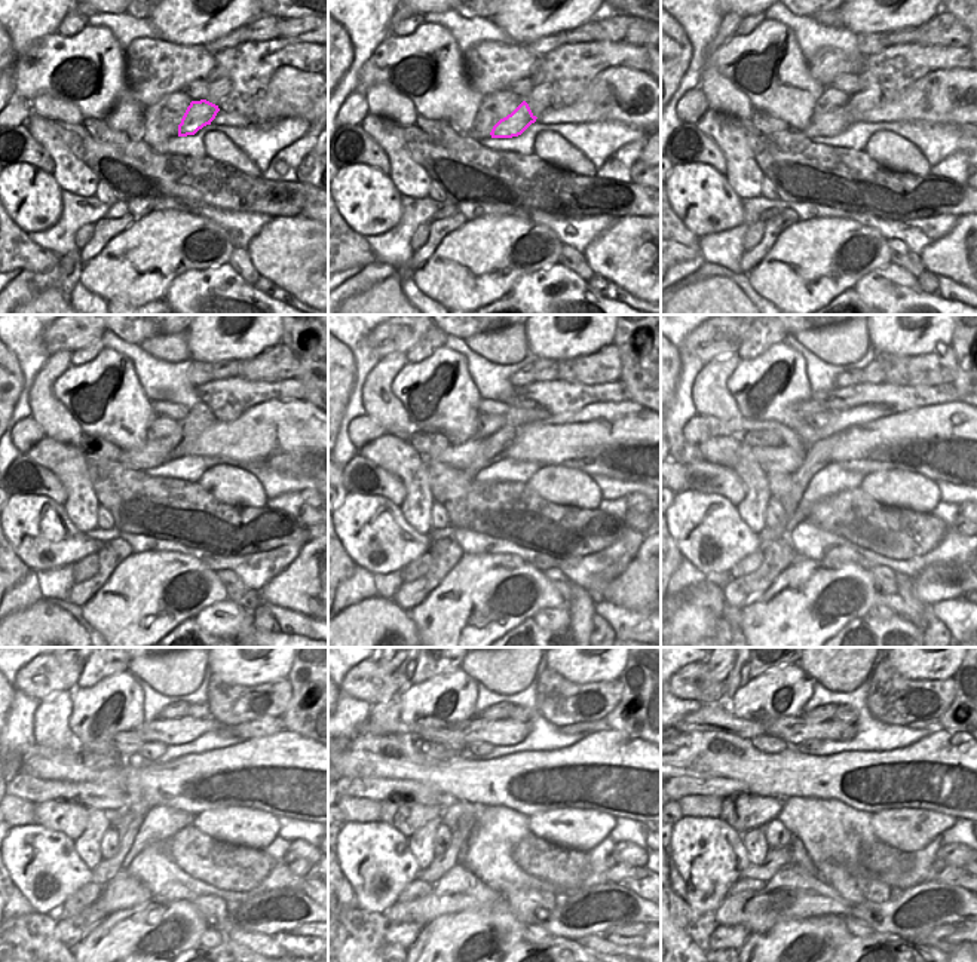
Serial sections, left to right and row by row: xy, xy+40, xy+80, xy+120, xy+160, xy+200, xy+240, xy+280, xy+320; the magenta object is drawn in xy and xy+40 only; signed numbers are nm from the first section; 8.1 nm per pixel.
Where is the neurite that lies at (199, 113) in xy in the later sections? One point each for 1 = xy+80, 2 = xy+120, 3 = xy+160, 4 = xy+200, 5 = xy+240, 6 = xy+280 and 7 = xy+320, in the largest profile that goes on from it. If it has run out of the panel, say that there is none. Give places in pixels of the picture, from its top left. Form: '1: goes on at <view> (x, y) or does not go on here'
1: goes on at xy+80 (830, 123)
2: goes on at xy+120 (153, 453)
3: goes on at xy+160 (475, 453)
4: goes on at xy+200 (786, 459)
5: goes on at xy+240 (107, 797)
6: goes on at xy+280 (374, 789)
7: goes on at xy+320 (720, 787)

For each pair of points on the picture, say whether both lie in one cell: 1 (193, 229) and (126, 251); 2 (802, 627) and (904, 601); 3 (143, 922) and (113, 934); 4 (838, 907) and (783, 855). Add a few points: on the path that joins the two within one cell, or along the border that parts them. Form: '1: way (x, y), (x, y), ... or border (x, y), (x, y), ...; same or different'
1: way (177, 241), (153, 251), (143, 251); same
2: way (827, 625), (851, 616), (869, 600), (879, 600); same
3: way (135, 930), (131, 934), (121, 934); same
4: border (790, 863), (766, 882); different

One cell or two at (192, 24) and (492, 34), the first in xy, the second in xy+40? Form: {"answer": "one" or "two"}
{"answer": "two"}

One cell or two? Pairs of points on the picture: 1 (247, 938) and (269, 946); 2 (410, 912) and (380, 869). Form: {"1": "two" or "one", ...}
{"1": "one", "2": "two"}

